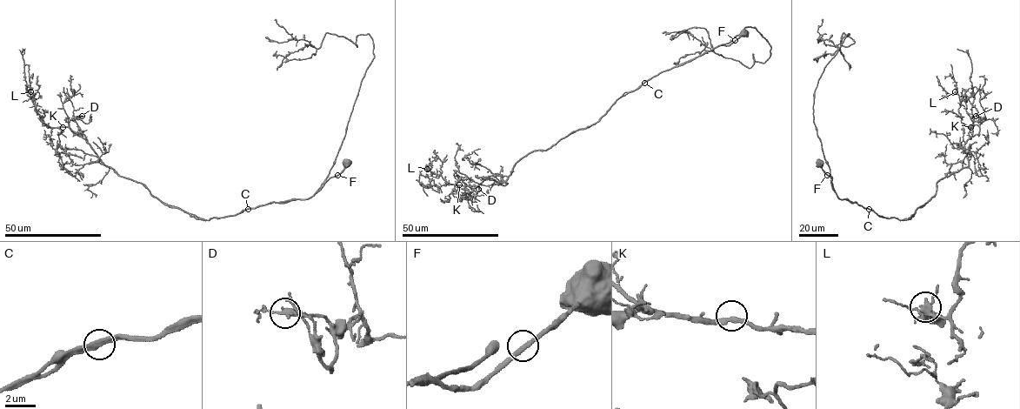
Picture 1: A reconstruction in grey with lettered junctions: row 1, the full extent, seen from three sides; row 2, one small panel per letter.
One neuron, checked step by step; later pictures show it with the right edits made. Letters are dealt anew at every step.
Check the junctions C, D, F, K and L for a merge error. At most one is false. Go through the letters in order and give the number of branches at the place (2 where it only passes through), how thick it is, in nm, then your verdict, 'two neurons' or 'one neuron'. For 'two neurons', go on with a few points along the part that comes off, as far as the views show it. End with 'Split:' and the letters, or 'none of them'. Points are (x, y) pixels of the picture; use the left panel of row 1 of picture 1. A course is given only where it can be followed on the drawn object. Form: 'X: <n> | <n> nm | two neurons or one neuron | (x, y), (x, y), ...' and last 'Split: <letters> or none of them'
C: 2 | 320 nm | one neuron
D: 2 | 360 nm | one neuron
F: 2 | 320 nm | one neuron
K: 2 | 320 nm | one neuron
L: 2 | 320 nm | one neuron
Split: none of them

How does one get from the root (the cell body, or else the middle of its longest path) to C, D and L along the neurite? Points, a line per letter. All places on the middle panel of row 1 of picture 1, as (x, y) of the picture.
C: (743, 32), (728, 45), (719, 45), (662, 71), (644, 83)
D: (743, 32), (728, 45), (624, 92), (595, 124), (530, 152), (504, 181), (486, 177), (466, 197), (478, 189)
L: (743, 32), (624, 92), (595, 124), (523, 157), (503, 182), (455, 185), (427, 169)

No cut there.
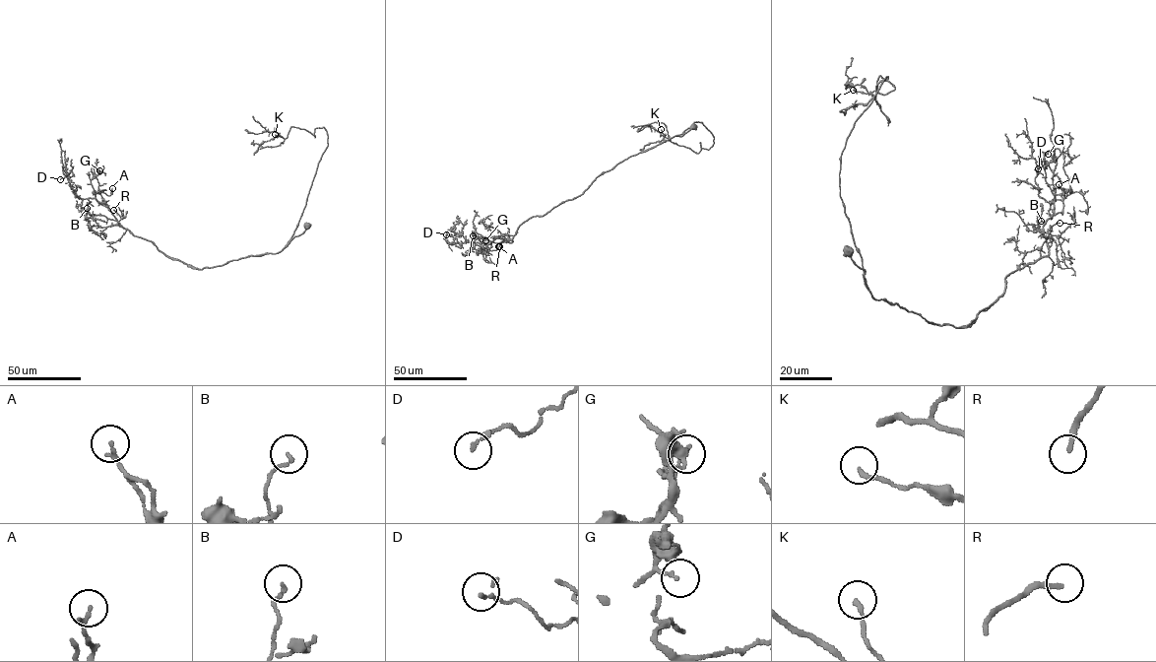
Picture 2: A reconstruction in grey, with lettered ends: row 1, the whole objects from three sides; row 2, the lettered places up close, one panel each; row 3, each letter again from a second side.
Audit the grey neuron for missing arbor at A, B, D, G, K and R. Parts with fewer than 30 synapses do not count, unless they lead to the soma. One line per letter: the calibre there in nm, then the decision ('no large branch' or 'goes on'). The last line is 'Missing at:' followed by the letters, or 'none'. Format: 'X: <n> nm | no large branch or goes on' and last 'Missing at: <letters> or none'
A: 160 nm | no large branch
B: 130 nm | no large branch
D: 100 nm | no large branch
G: 90 nm | no large branch
K: 160 nm | no large branch
R: 200 nm | goes on
Missing at: R

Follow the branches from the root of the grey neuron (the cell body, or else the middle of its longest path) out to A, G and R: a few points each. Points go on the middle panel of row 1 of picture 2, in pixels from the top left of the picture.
A: (692, 126), (602, 171), (579, 196), (525, 221), (511, 239), (496, 237), (481, 250), (484, 253), (498, 246)
G: (692, 126), (602, 171), (579, 196), (525, 221), (511, 239), (496, 237), (481, 243), (477, 238), (485, 240)
R: (692, 126), (681, 136), (602, 171), (579, 196), (525, 221), (514, 234), (504, 235), (507, 239), (499, 246)

